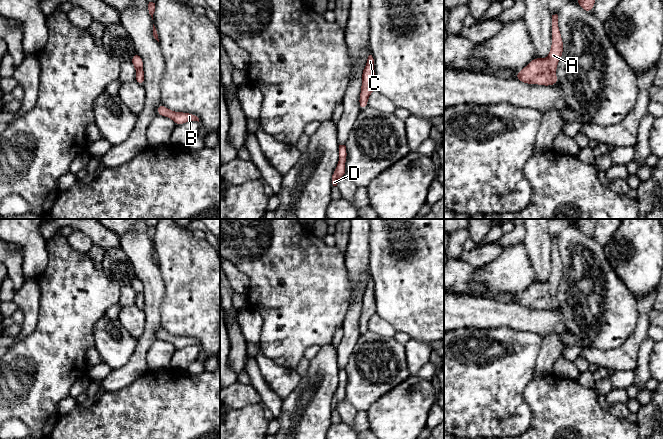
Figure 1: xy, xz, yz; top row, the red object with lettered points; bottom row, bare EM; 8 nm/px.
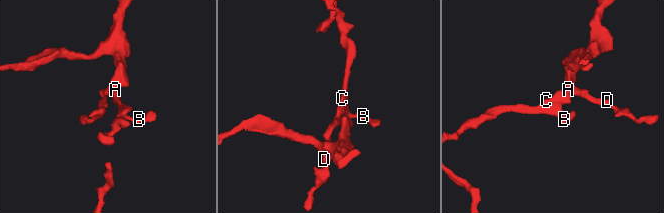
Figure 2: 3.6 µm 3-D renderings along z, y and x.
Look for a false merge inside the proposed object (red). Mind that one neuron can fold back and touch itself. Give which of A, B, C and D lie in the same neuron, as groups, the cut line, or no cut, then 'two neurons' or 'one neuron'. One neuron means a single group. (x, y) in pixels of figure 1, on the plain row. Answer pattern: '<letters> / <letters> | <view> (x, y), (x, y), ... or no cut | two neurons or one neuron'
A B C D | no cut | one neuron

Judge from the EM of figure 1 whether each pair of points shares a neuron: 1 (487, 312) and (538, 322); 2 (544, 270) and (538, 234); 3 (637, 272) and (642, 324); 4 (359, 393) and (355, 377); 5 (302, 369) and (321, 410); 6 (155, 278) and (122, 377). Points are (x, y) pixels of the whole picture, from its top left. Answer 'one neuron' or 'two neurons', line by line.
1: one neuron
2: one neuron
3: two neurons
4: one neuron
5: two neurons
6: one neuron

